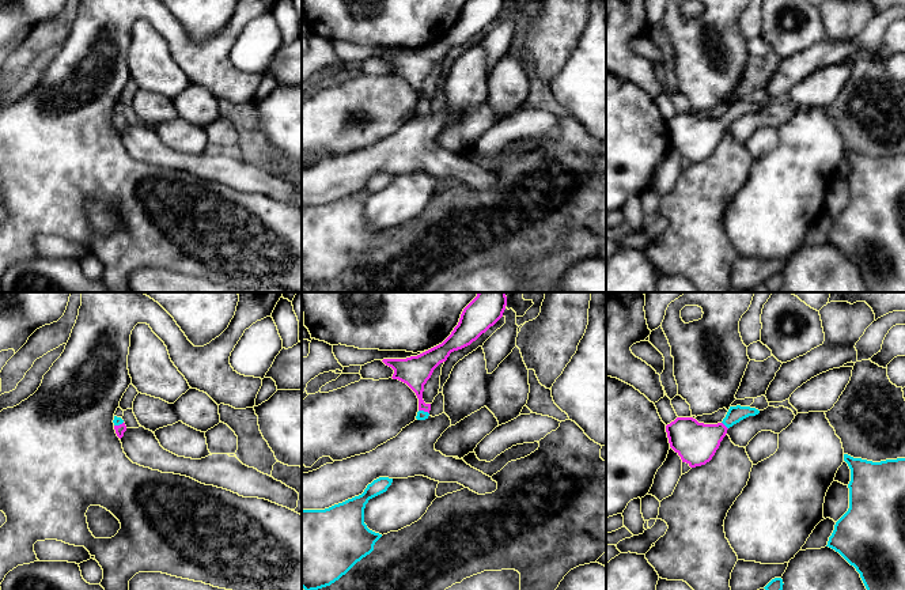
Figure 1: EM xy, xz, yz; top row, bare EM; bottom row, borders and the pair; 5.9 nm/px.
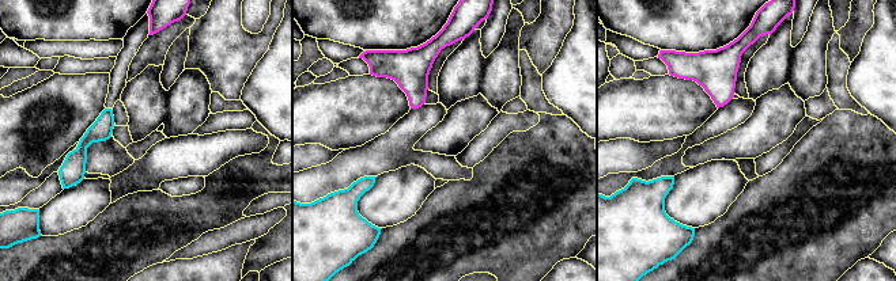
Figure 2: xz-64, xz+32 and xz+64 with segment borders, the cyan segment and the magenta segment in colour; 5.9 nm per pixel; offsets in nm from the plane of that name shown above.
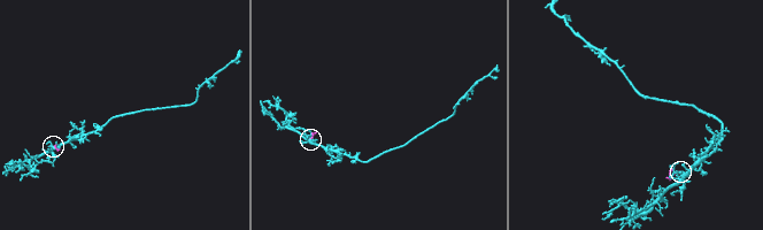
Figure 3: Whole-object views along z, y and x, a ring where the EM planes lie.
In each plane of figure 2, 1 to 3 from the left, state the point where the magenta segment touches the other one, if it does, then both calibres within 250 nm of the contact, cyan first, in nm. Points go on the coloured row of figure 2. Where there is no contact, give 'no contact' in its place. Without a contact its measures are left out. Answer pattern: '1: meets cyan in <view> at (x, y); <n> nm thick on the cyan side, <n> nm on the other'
1: no contact
2: no contact
3: no contact

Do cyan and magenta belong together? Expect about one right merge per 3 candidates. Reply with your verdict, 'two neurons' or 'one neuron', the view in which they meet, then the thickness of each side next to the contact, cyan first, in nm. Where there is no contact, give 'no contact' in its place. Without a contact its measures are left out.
one neuron | yz | 100/240 nm

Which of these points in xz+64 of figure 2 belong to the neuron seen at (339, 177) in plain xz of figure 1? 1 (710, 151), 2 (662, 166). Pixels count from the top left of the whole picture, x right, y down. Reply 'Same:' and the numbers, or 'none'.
Same: 2

